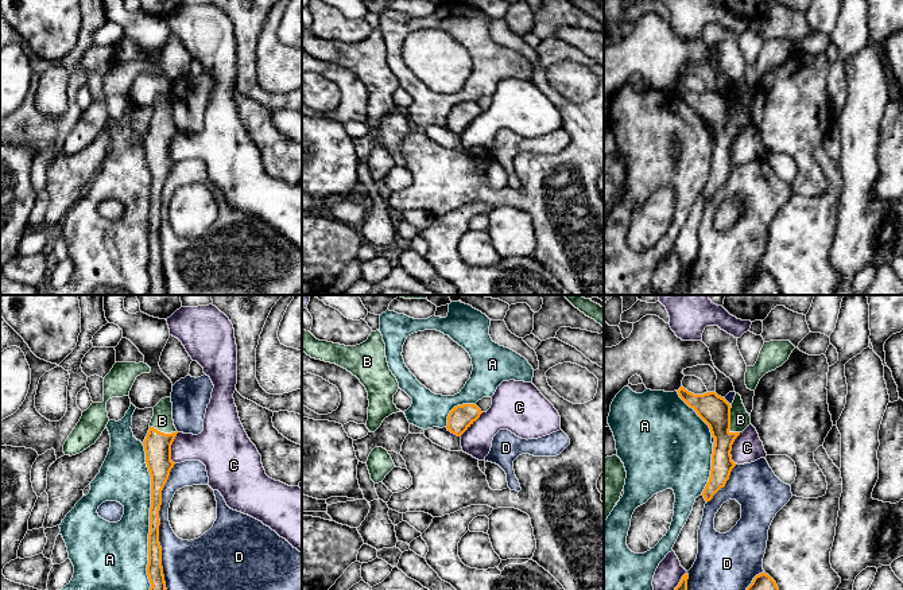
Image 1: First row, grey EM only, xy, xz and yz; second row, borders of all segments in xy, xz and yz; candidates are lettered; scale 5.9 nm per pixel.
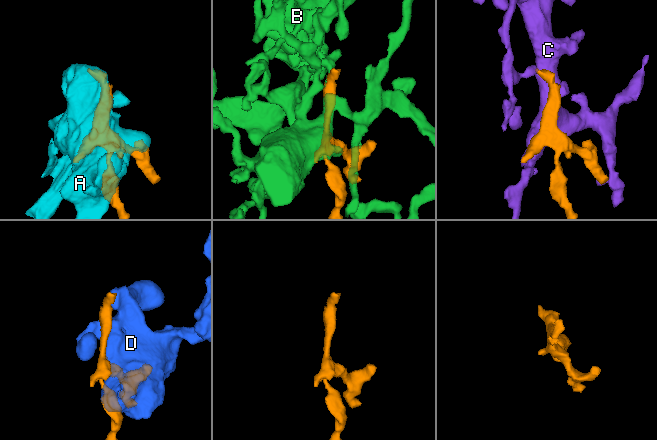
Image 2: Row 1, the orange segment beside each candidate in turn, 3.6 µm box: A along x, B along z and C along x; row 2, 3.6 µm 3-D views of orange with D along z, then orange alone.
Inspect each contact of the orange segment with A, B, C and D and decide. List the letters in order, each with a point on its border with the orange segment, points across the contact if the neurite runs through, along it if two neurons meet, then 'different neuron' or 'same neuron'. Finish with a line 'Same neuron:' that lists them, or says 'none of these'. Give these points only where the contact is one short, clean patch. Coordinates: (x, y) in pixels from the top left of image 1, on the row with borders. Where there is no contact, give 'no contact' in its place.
A: contact xy (150, 516); different neuron
B: contact yz (729, 424); way yz (713, 410), (729, 424), (740, 419); same neuron
C: contact yz (731, 449); different neuron
D: contact xy (158, 527); different neuron
Same neuron: B

